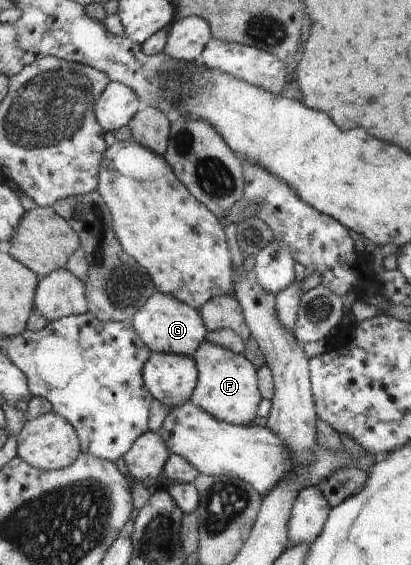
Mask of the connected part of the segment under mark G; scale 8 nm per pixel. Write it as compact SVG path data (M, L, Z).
M158 291L146 300L146 307L141 308L142 311L137 311L138 315L133 315L131 323L152 352L193 357L194 352L206 337L204 319L200 319L200 313L196 309L192 309L187 303L173 295L166 295Z

